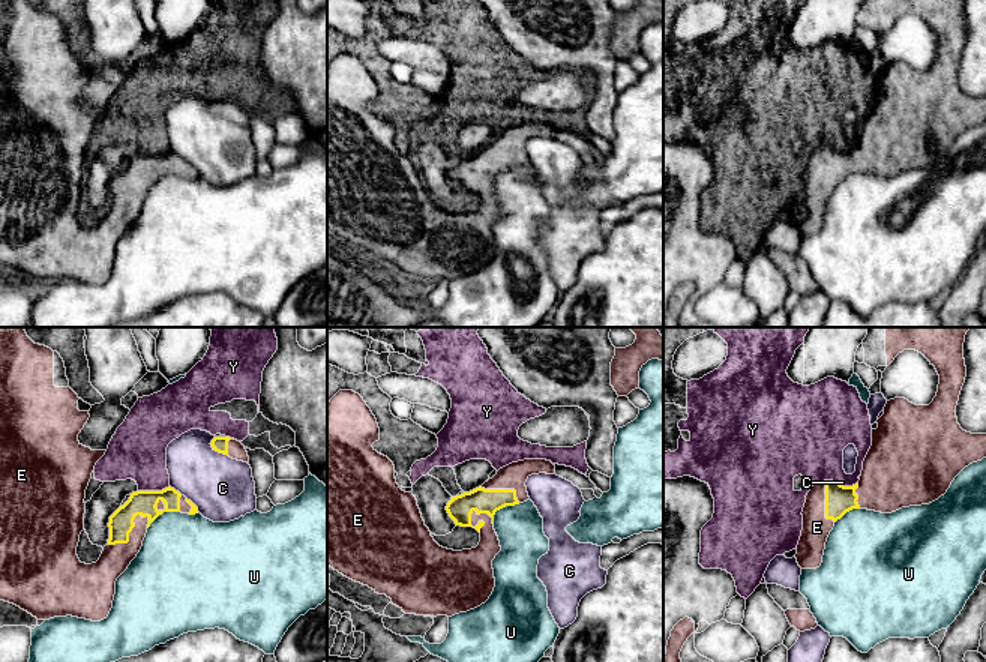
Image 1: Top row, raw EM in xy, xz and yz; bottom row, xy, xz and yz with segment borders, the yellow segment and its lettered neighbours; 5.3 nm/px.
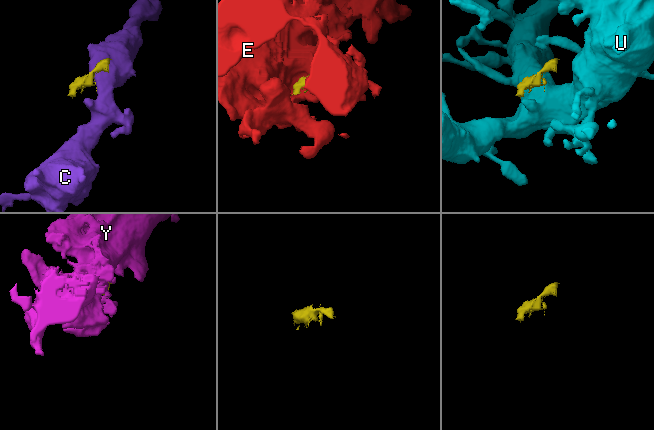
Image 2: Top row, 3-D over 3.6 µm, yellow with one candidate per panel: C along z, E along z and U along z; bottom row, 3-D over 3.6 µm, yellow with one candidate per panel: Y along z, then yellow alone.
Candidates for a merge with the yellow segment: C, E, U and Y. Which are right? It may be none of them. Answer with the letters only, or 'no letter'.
E

